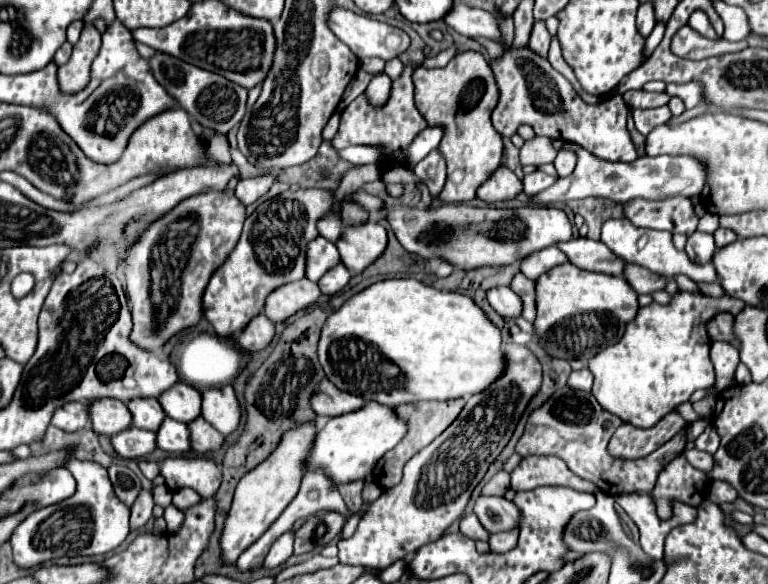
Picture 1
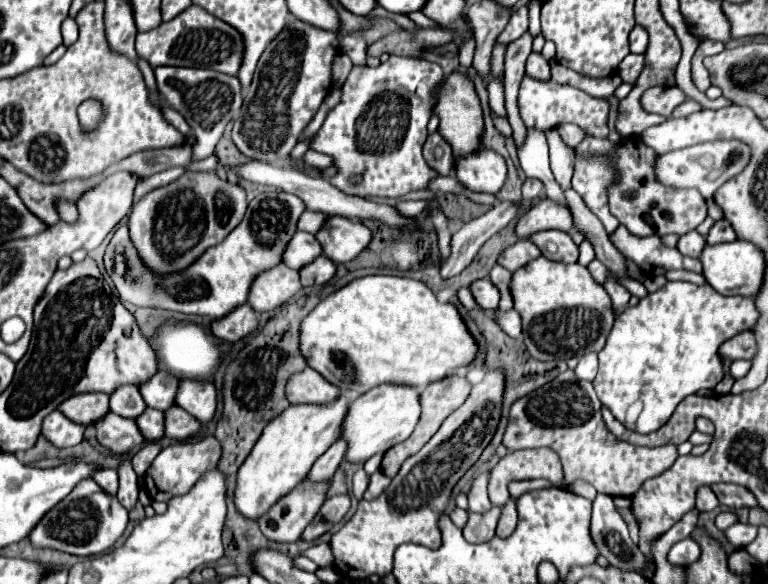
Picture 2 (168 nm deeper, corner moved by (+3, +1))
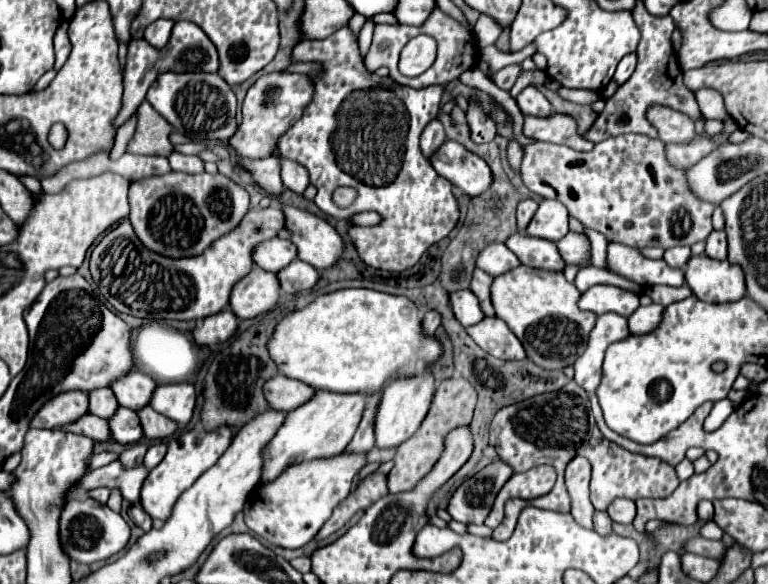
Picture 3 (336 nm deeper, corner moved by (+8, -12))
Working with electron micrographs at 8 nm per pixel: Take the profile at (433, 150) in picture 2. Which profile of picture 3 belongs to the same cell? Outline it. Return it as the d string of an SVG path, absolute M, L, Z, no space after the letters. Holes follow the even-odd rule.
M439 119L431 121L427 125L427 129L423 131L423 135L421 135L421 151L423 151L423 155L427 159L431 159L431 155L445 143L445 139L447 137L445 137L445 131L443 131L441 121Z

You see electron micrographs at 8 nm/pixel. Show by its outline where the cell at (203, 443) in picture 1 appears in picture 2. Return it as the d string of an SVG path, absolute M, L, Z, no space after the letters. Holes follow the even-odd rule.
M176 404L172 408L168 408L168 412L164 412L164 420L166 420L164 434L178 442L194 436L200 430L200 422Z

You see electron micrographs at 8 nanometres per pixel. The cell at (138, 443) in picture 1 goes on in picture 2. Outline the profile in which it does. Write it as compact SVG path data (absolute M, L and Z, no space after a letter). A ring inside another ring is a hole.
M108 412L106 416L102 416L94 424L94 428L96 428L98 442L110 448L114 454L128 454L130 450L138 448L144 442L136 422L116 416L114 412Z

